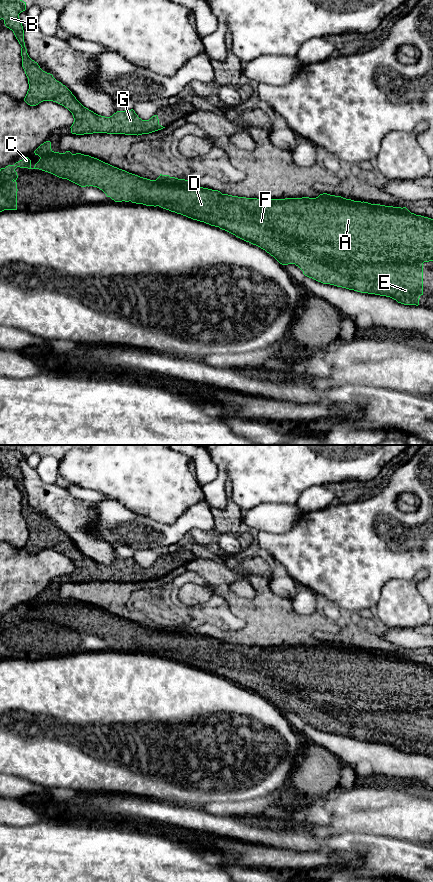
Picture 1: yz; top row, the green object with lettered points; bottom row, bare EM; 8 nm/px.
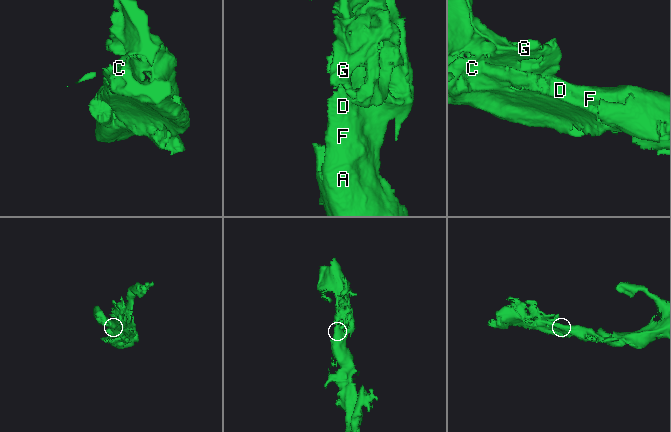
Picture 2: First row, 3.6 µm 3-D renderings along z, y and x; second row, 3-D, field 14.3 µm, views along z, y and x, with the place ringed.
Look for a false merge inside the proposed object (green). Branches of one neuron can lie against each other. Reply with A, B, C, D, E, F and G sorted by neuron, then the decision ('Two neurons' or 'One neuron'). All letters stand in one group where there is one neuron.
Groups: A B C D E F G. One neuron

